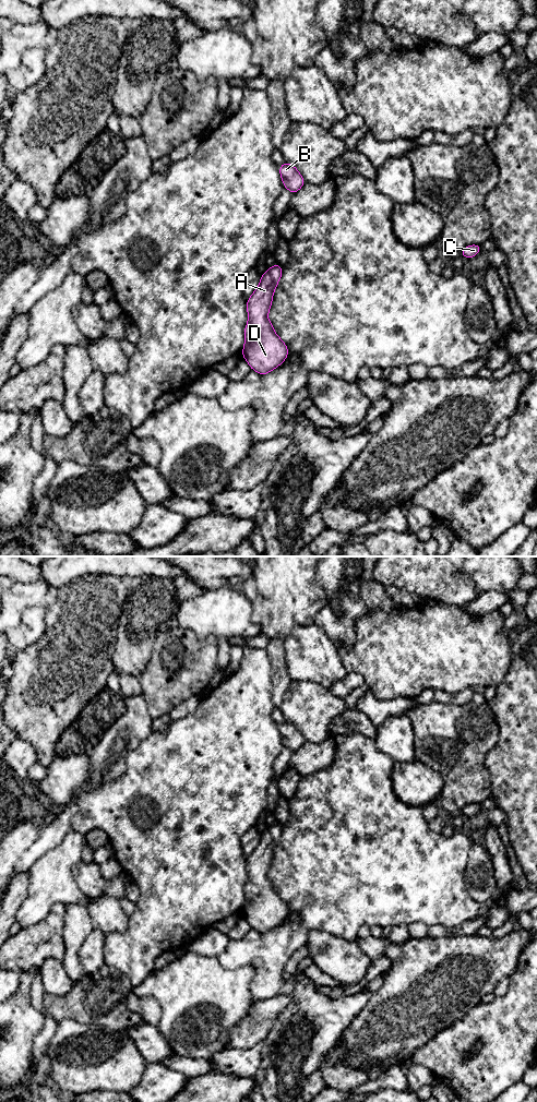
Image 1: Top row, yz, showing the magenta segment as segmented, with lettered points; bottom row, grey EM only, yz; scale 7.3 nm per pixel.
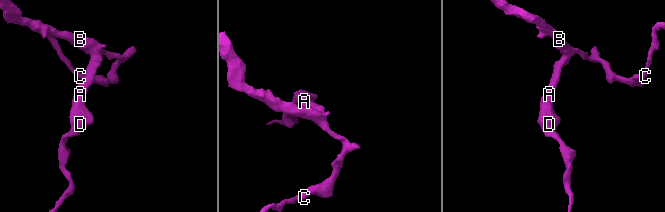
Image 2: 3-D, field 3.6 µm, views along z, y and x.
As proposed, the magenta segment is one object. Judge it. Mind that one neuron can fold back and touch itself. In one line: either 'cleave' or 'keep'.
keep

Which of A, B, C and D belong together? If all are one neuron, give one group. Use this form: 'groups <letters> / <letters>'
groups A B C D

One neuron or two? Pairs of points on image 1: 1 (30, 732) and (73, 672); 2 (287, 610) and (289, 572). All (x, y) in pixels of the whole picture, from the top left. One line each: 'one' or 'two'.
1: one
2: one

